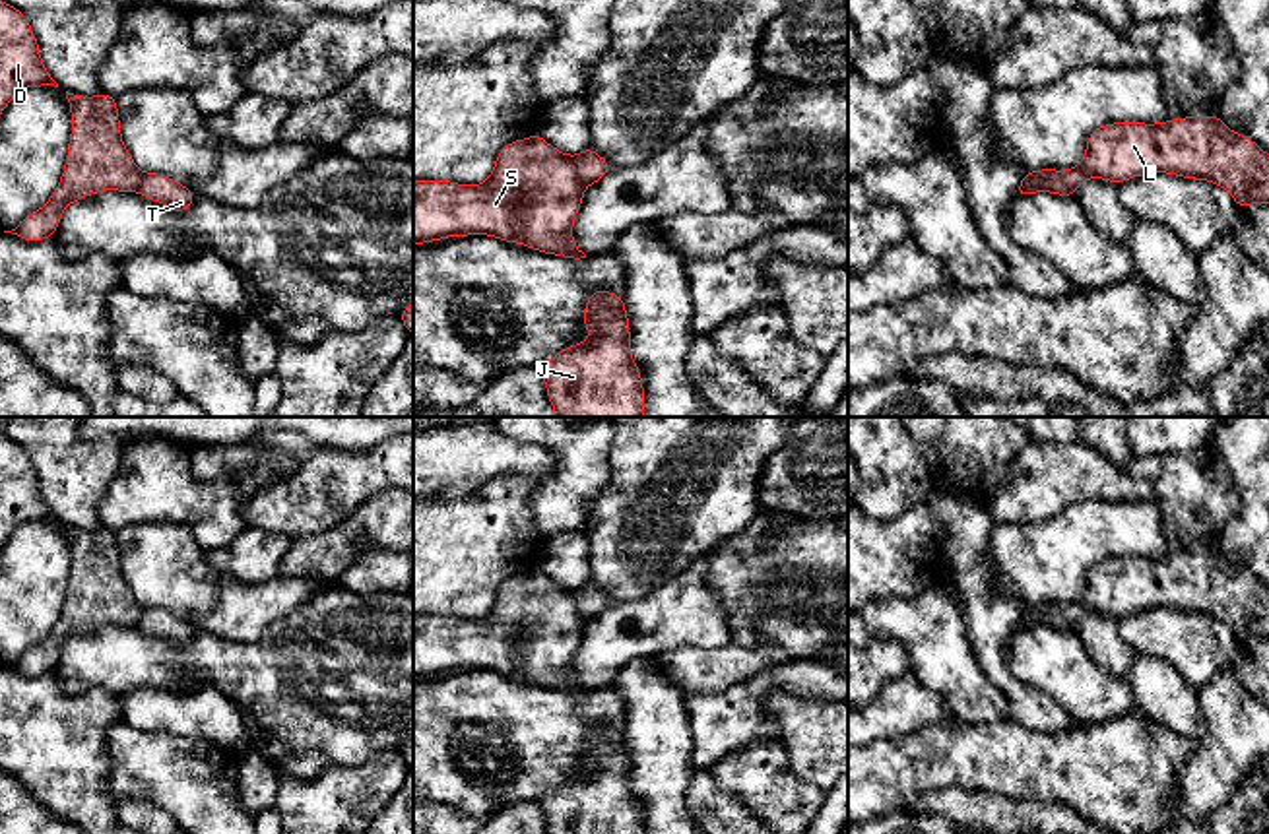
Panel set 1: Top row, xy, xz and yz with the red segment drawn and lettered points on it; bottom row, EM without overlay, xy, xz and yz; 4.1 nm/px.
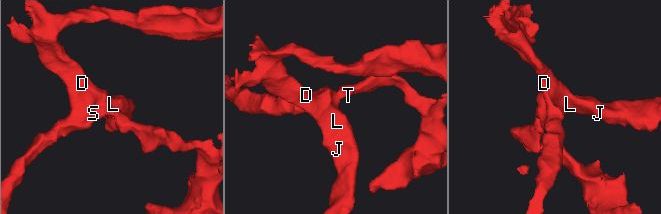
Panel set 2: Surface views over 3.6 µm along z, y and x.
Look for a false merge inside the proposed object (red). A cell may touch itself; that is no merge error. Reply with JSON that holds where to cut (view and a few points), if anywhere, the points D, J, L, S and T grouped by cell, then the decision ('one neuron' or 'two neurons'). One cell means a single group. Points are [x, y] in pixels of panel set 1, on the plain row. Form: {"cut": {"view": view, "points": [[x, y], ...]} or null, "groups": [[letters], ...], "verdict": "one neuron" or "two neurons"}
{"cut": {"view": "xz", "points": [[571, 592], [577, 611], [585, 621]]}, "groups": [["D", "J", "L", "S"], ["T"]], "verdict": "two neurons"}

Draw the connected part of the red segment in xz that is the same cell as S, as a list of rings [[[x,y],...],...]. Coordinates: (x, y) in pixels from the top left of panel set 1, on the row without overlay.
[[[534,568],[506,578],[481,619],[415,615],[413,679],[491,669],[580,694],[586,689],[572,675],[572,658],[584,625],[572,592]]]

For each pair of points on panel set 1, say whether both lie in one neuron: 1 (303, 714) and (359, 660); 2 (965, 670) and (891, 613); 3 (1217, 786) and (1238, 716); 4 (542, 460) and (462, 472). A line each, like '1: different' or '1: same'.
1: same
2: same
3: same
4: same

